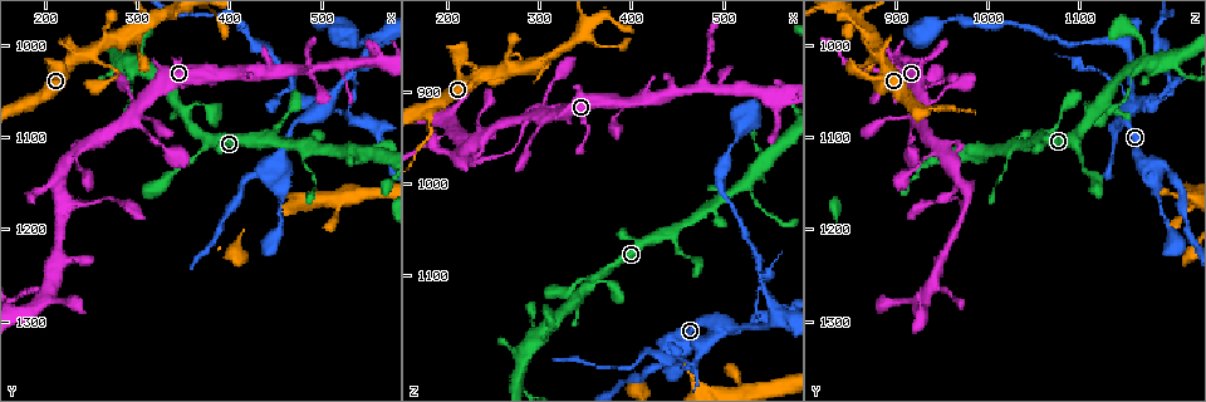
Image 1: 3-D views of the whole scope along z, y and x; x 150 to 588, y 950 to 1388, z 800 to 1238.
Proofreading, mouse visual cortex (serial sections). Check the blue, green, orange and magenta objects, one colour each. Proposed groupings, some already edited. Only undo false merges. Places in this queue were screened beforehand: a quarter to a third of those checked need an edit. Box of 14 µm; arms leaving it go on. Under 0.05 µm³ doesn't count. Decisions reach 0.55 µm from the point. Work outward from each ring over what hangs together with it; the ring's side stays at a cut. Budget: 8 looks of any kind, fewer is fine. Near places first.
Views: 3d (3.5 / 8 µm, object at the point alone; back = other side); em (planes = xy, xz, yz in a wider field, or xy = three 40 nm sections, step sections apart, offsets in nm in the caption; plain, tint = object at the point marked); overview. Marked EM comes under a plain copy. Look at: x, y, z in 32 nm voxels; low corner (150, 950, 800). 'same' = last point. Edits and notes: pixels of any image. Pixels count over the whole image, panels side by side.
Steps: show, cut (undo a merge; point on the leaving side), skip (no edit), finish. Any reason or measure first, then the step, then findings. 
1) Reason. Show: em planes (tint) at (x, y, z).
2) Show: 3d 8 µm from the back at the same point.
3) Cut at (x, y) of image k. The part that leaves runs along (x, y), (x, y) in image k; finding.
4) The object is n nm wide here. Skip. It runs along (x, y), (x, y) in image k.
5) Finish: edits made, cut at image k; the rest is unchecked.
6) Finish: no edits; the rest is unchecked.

Show: 3d 3.5 µm at (215, 1170, 975).

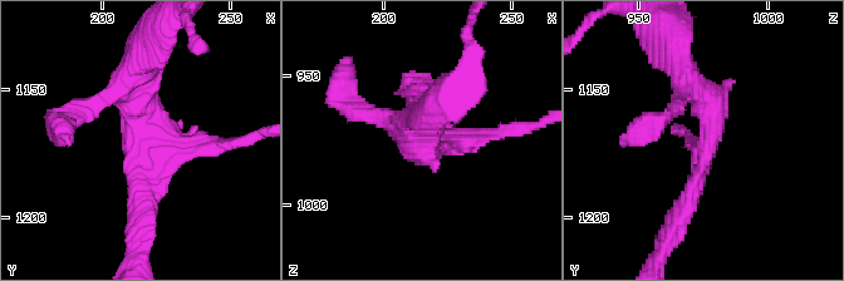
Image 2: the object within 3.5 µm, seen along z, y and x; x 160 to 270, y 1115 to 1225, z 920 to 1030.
Show: em planes (tint) at (218, 1170, 978).

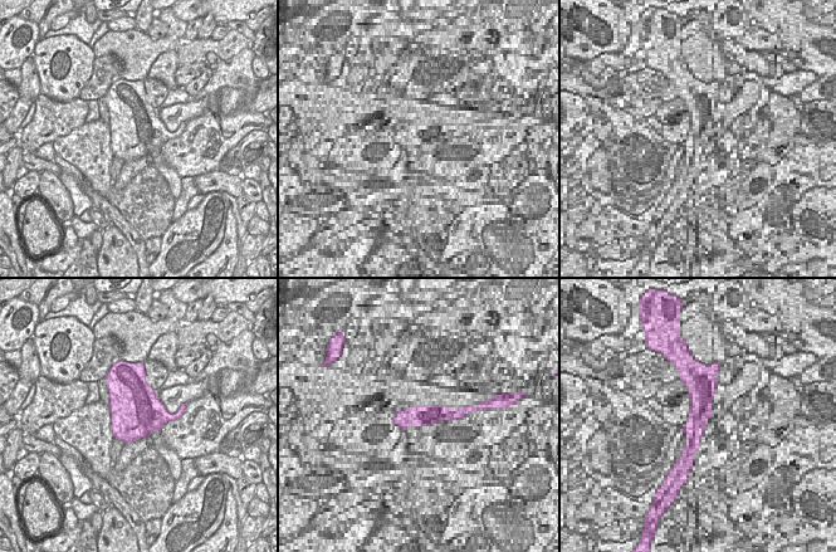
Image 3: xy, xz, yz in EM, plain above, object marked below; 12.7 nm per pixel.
The object is 650 nm wide here. Skip. It runs along (137, 70), (141, 221) in image 2; all the same cell.

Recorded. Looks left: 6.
Three-way junction. Show: 3d 8 µm at (550, 1015, 910).

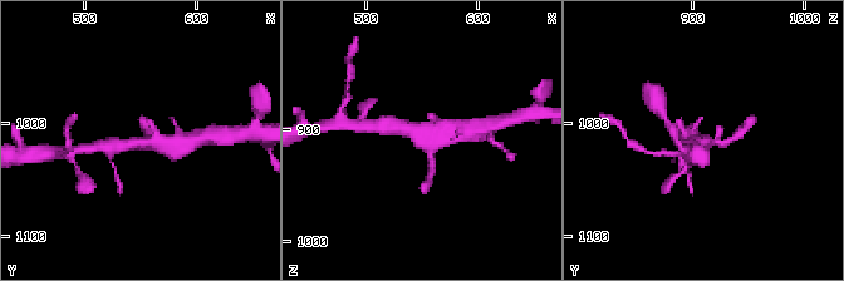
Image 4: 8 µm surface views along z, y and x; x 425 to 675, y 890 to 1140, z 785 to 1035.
Show: em planes (tint) at (552, 1016, 908).

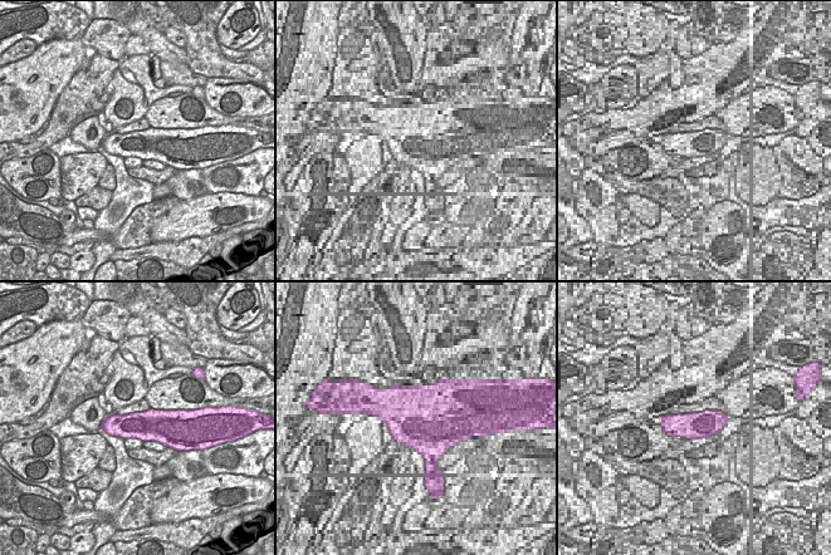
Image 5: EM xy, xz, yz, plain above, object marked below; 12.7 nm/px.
Skip. It runs along (111, 147), (133, 142), (181, 141) in image 4; one cell here.

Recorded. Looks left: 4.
Abrupt turn. Show: 3d 3.5 µm at (500, 1065, 1165).

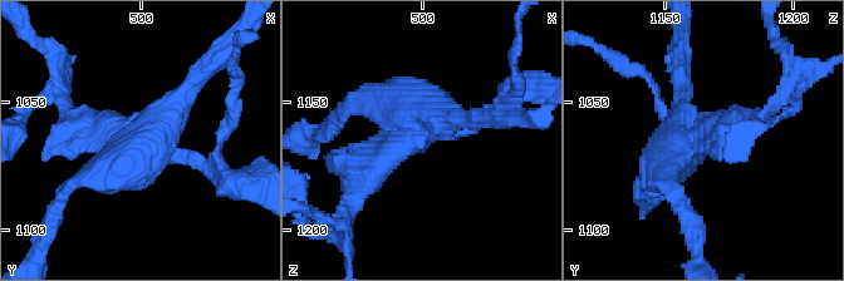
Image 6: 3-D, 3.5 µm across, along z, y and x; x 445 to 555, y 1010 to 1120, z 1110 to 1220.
4 arms meet here; the arms are 150, 200, 200, 300 nm wide. Show: em xy step 5 (tint) at (496, 1064, 1162).

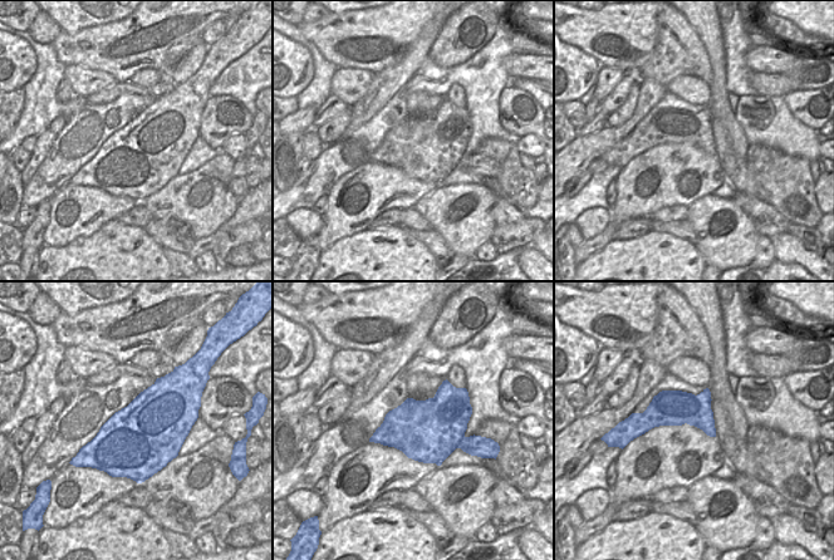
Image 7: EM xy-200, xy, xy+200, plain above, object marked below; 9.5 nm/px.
The object is 600 nm wide here. Cut at (383, 169) of image 6. The part that leaves runs along (411, 132), (368, 173), (346, 218) in image 6; a second cell is stuck on.

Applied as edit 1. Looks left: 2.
Finish: edits made, cut at image 6; the rest is unchecked.

